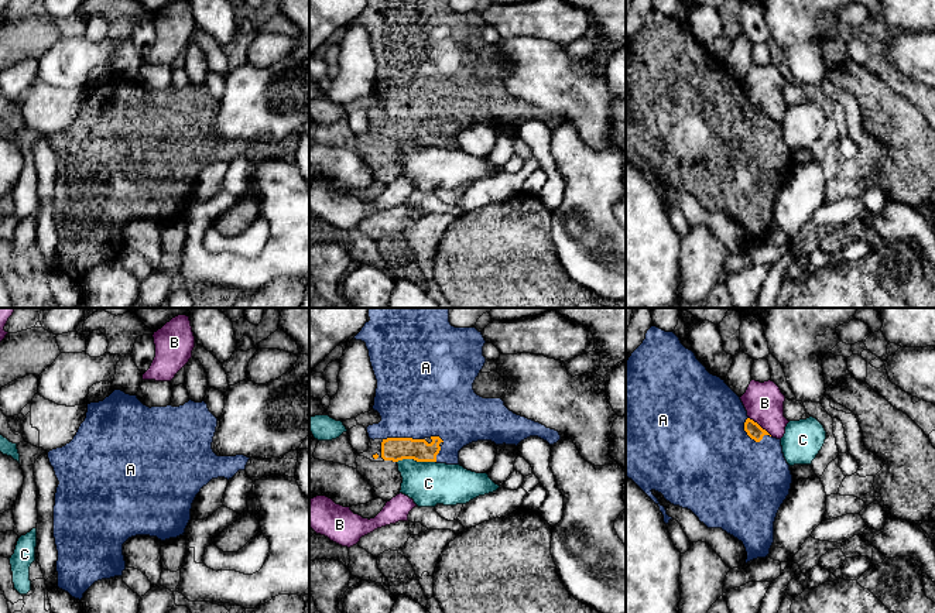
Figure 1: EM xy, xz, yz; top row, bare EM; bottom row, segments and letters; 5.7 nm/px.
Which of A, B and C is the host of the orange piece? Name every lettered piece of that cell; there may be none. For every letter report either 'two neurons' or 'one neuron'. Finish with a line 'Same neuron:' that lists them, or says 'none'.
A: one neuron
B: two neurons
C: two neurons
Same neuron: A

